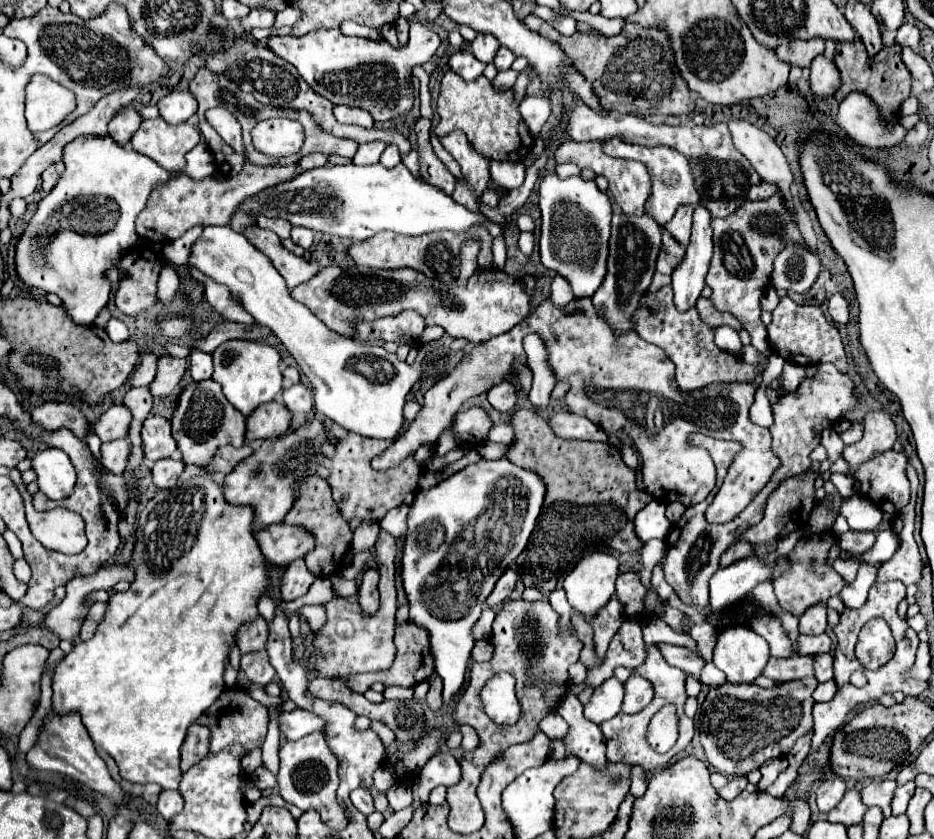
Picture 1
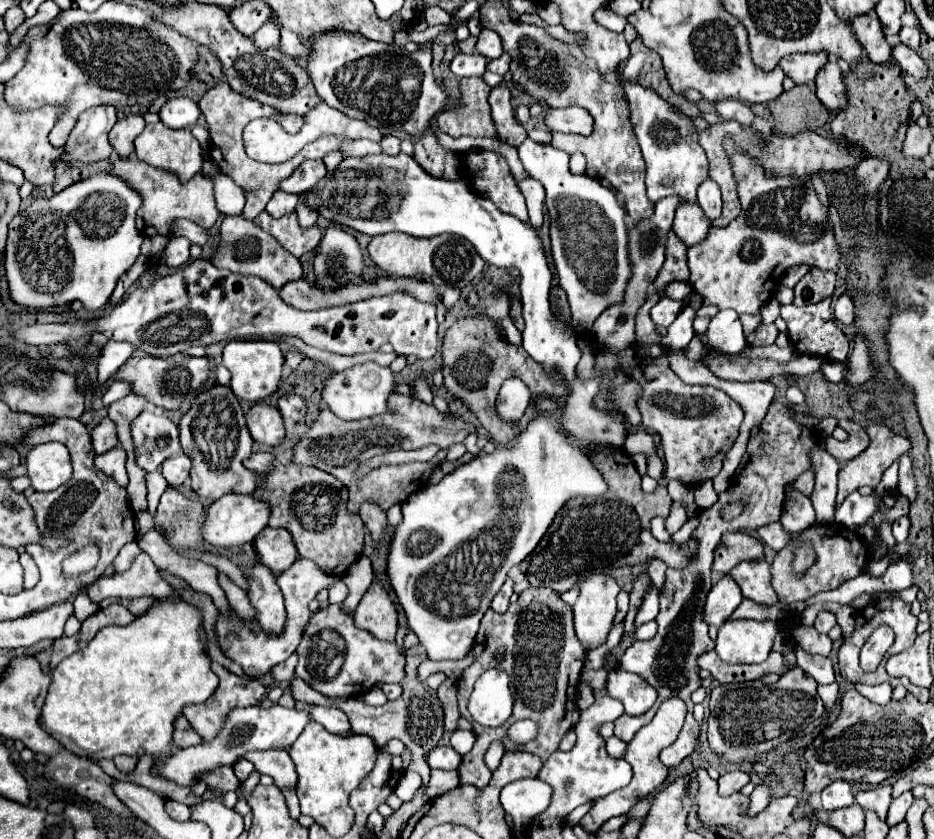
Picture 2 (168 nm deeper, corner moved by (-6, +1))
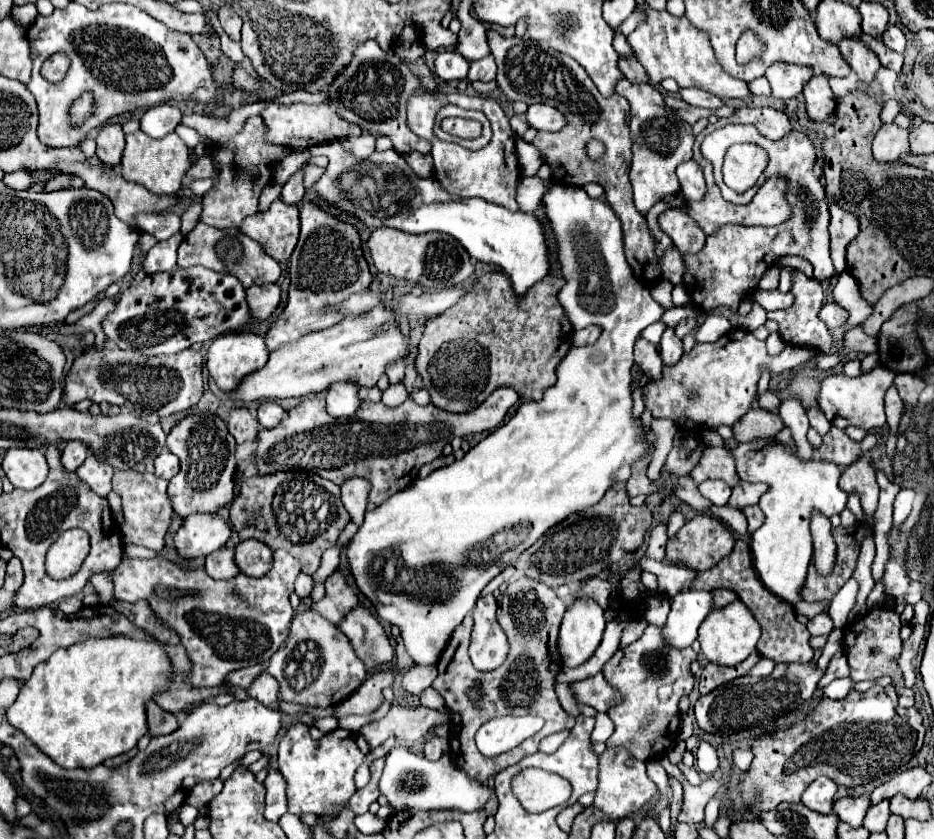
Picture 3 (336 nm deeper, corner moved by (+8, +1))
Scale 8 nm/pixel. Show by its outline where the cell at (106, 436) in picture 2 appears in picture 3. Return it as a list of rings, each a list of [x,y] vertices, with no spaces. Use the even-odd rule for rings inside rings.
[[[70,440],[62,452],[62,464],[66,470],[76,470],[88,456],[88,448],[84,442]]]

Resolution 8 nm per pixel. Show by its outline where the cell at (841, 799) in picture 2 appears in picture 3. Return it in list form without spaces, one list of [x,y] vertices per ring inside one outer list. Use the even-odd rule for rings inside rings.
[[[820,776],[820,778],[816,778],[816,780],[806,788],[806,792],[802,794],[802,804],[808,806],[808,808],[814,810],[814,812],[830,814],[830,812],[832,812],[832,804],[834,804],[836,788],[838,788],[838,786],[836,786],[830,778]]]

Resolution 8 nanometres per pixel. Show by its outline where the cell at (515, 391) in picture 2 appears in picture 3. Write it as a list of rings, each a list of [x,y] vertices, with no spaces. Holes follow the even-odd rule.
[[[496,388],[470,414],[452,414],[434,404],[420,406],[408,398],[396,408],[384,406],[382,402],[362,402],[358,414],[332,418],[326,412],[322,396],[306,396],[276,428],[260,430],[256,466],[260,474],[308,468],[338,486],[358,476],[372,484],[368,502],[380,506],[392,494],[410,486],[416,480],[418,470],[442,454],[448,440],[494,430],[518,400],[516,390]]]

